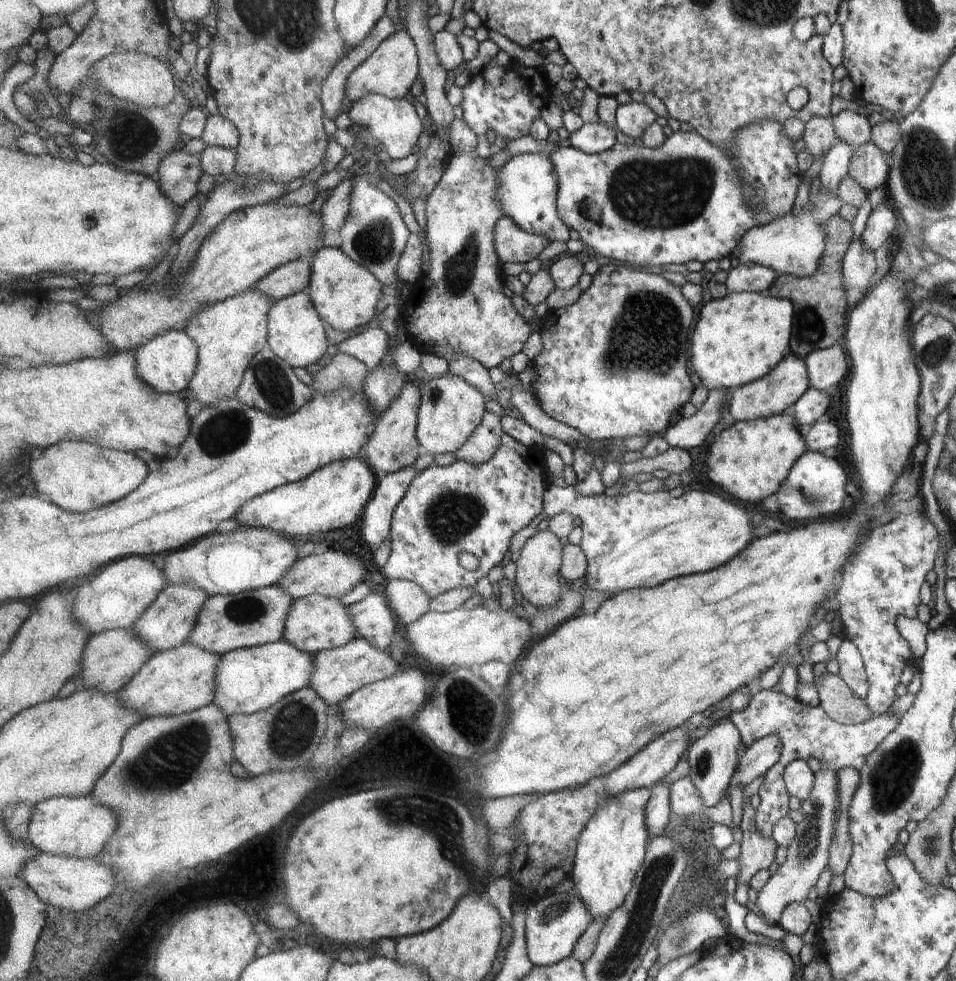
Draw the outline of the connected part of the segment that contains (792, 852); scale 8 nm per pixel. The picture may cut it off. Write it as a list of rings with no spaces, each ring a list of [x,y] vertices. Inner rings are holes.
[[[819,768],[813,773],[813,788],[805,802],[799,803],[803,820],[795,823],[794,840],[786,847],[786,858],[771,875],[763,888],[757,892],[755,904],[759,916],[767,925],[777,924],[783,908],[790,902],[803,903],[809,890],[815,886],[819,874],[828,865],[828,846],[831,842],[831,830],[837,810],[837,790],[835,790],[835,772],[829,768]]]

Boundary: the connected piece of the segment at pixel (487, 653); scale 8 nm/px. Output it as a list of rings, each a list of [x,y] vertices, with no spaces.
[[[483,606],[467,610],[458,608],[453,612],[425,614],[405,628],[407,641],[416,654],[435,666],[452,669],[482,665],[491,661],[501,661],[510,667],[528,647],[531,636],[530,620],[517,618],[513,611],[493,612]]]

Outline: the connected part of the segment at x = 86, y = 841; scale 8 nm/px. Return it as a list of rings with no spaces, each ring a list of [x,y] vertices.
[[[93,796],[52,798],[34,805],[28,838],[37,850],[54,855],[95,858],[117,832],[119,820],[111,808],[95,804]]]

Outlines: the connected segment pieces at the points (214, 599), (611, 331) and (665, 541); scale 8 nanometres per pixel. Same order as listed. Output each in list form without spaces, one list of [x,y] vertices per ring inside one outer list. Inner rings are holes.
[[[275,584],[236,595],[210,596],[201,608],[187,642],[197,644],[199,648],[219,656],[243,648],[250,649],[267,643],[276,643],[285,636],[285,624],[293,602],[293,596],[283,586]]]
[[[607,264],[602,266],[593,276],[591,286],[582,292],[579,299],[571,306],[558,310],[548,310],[542,323],[540,336],[544,343],[542,354],[533,362],[536,366],[539,379],[537,391],[534,393],[537,402],[543,411],[555,421],[561,422],[574,430],[579,430],[587,440],[611,440],[613,438],[627,438],[629,436],[643,436],[643,434],[657,434],[664,437],[667,429],[671,427],[675,412],[680,412],[681,408],[691,402],[696,386],[691,382],[689,376],[689,334],[691,334],[691,324],[695,320],[694,306],[691,306],[686,296],[683,296],[681,288],[669,282],[667,278],[659,274],[650,274],[643,270],[633,270],[633,268],[623,266],[623,264]]]
[[[550,485],[544,498],[544,510],[549,518],[568,513],[582,520],[583,541],[580,546],[588,558],[588,572],[584,579],[588,588],[607,592],[611,597],[623,590],[655,588],[667,580],[717,569],[741,552],[755,536],[751,520],[739,504],[727,498],[721,500],[719,494],[709,494],[705,490],[688,490],[675,498],[669,491],[644,493],[635,488],[627,488],[617,496],[610,493],[584,495],[575,486],[557,488]]]

